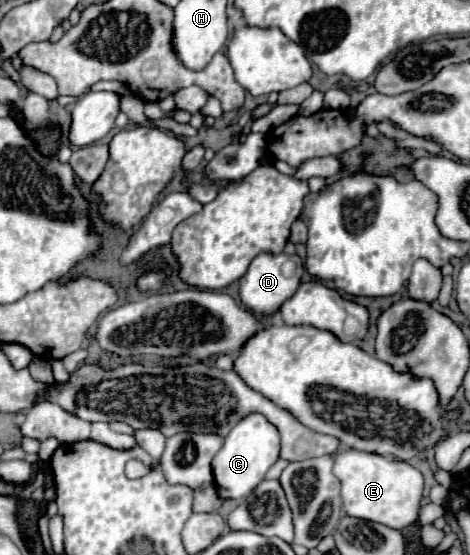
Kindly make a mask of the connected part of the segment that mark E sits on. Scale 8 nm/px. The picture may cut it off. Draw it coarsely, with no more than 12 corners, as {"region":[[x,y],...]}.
{"region":[[334,455],[350,517],[404,529],[424,481],[406,461]]}

